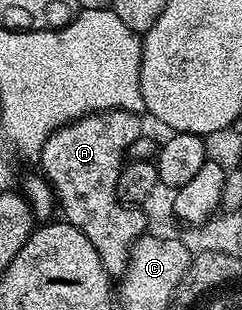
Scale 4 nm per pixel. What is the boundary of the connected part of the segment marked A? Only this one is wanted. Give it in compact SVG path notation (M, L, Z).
M121 108L94 112L57 128L38 153L44 167L42 175L56 193L63 219L90 238L90 246L98 250L98 258L102 258L102 266L112 278L123 276L136 239L149 231L145 209L122 204L116 193L118 174L126 163L130 142L142 134L140 119L137 113Z

